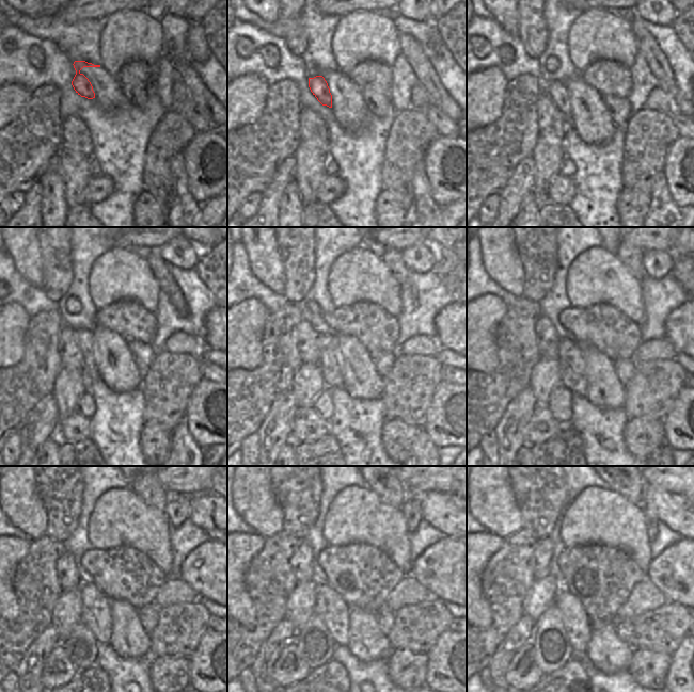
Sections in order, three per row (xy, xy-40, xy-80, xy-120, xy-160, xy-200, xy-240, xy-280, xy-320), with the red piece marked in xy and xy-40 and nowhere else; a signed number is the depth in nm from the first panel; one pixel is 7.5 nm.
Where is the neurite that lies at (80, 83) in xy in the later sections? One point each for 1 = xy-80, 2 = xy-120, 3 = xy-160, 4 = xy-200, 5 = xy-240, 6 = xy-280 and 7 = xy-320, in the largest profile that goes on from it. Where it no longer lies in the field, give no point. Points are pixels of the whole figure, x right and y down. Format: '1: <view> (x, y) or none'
1: xy-80 (557, 91)
2: xy-120 (84, 338)
3: xy-160 (330, 364)
4: xy-200 (570, 359)
5: xy-240 (96, 612)
6: xy-280 (335, 613)
7: xy-320 (577, 623)

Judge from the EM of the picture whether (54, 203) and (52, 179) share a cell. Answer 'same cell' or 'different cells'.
same cell

